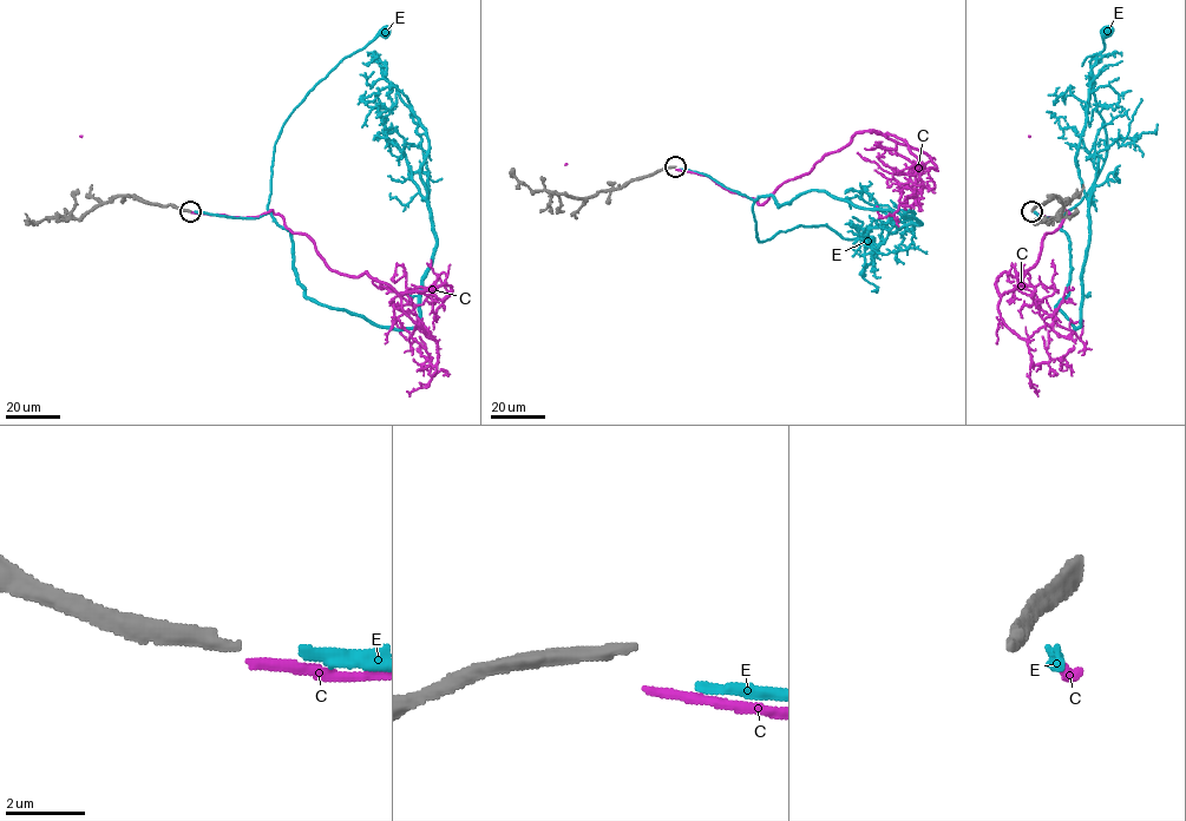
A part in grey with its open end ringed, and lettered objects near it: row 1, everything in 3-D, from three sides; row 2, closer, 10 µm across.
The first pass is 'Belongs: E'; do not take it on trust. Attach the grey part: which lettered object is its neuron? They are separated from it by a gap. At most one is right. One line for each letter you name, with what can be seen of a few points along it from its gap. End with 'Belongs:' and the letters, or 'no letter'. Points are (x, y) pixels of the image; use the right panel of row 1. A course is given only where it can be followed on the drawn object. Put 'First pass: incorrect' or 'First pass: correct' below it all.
Belongs: no letter
First pass: incorrect

